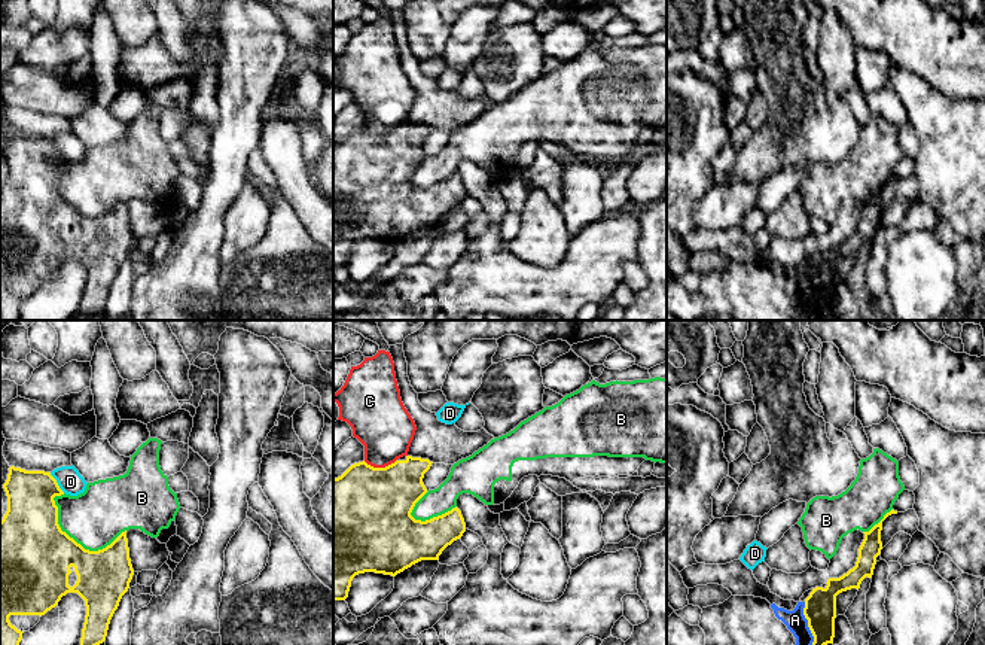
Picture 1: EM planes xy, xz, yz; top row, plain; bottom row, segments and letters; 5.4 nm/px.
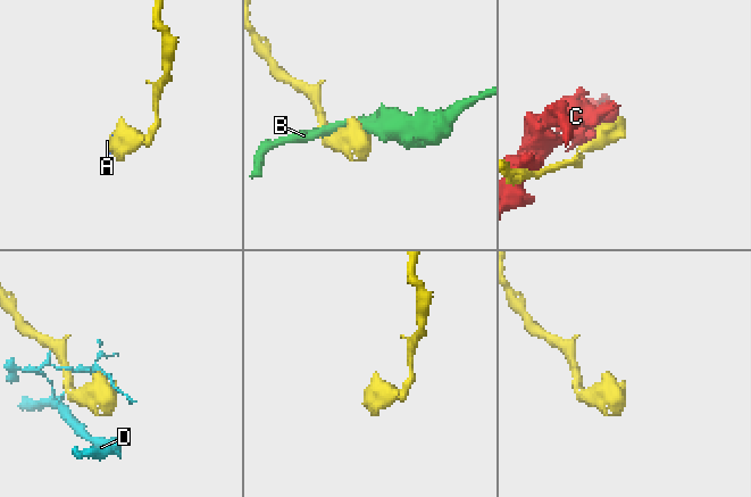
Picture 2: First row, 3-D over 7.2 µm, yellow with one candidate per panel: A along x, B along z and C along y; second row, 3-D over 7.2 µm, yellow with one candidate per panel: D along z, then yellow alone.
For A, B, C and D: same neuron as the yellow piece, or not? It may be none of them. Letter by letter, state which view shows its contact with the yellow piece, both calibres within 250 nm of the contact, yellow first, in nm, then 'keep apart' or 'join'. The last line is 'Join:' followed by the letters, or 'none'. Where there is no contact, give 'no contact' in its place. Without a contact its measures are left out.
A: contact in yz; calibres 180 and 120 nm; join
B: contact in xy; calibres 420 and 320 nm; keep apart
C: contact in xz; calibres 480 and 300 nm; keep apart
D: contact in xy; calibres 280 and 140 nm; keep apart
Join: A

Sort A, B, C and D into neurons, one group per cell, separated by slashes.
A / B / C / D

